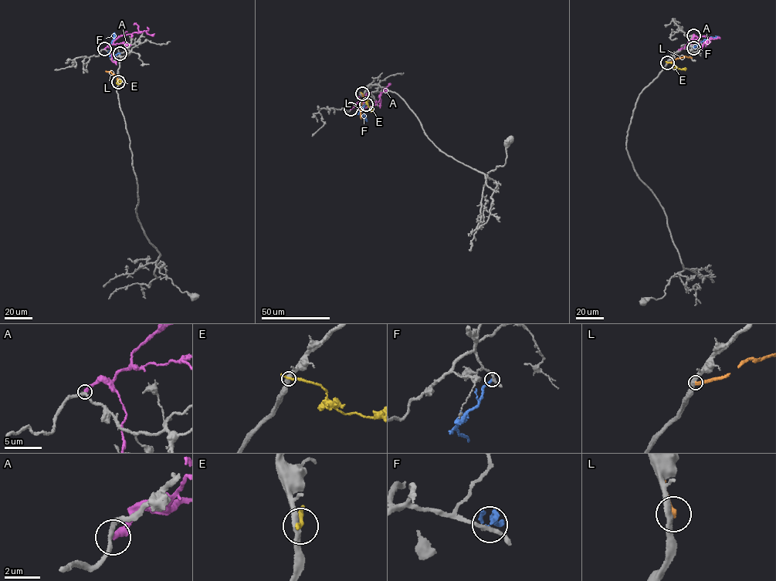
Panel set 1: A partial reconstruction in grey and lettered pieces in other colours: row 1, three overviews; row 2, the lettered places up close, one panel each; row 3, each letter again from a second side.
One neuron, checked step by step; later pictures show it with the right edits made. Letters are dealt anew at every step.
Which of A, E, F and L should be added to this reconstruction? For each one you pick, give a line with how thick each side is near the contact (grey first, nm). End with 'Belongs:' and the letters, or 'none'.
Belongs: none

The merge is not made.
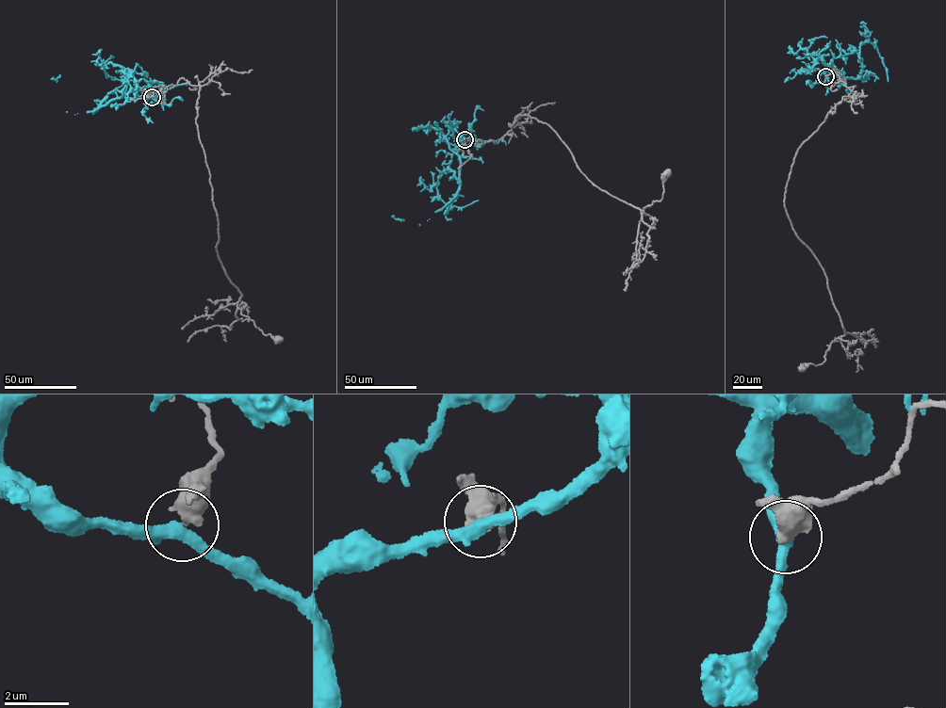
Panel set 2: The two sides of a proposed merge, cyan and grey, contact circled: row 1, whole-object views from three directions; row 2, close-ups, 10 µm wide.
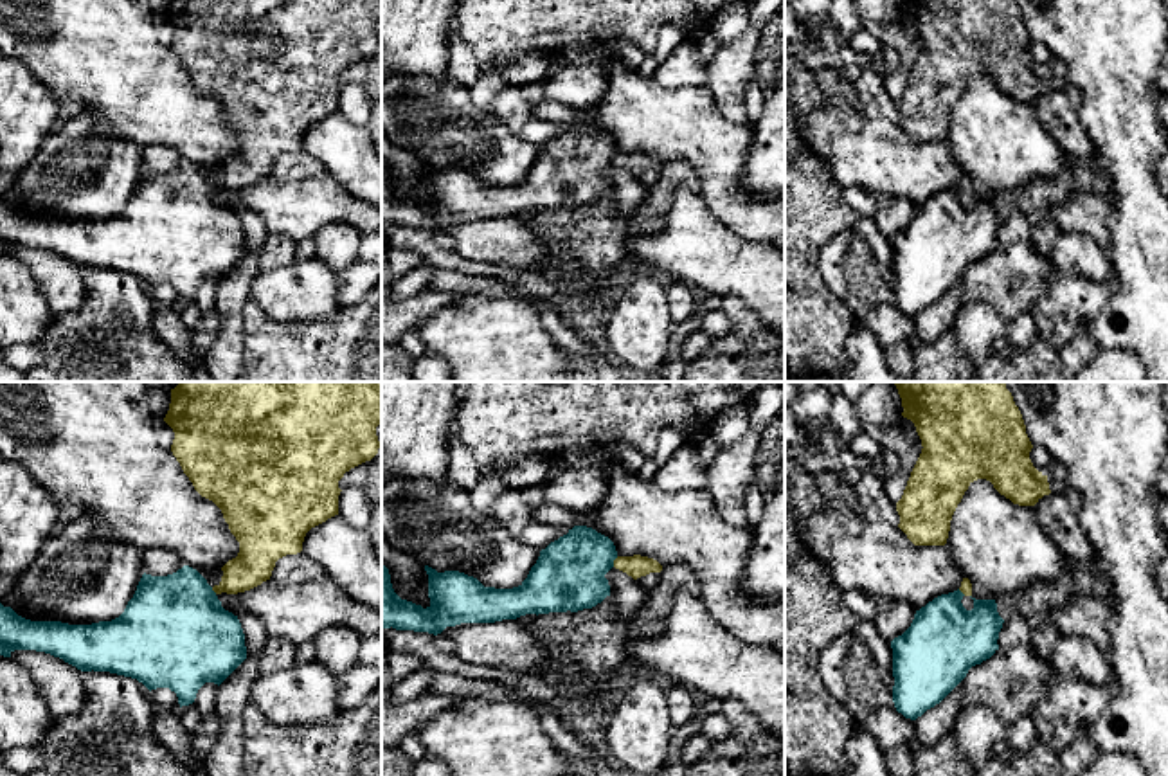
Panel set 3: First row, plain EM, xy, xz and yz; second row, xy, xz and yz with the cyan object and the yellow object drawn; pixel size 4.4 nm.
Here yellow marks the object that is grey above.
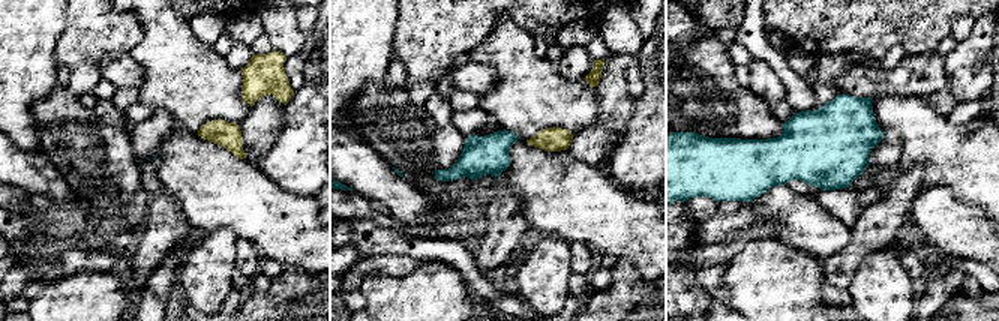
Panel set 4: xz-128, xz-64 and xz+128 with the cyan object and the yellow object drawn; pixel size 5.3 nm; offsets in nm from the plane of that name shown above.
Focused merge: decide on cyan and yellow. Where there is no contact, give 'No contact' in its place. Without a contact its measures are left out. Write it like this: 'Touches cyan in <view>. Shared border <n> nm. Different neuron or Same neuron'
Touches cyan in xz. Shared border 50 nm. Different neuron

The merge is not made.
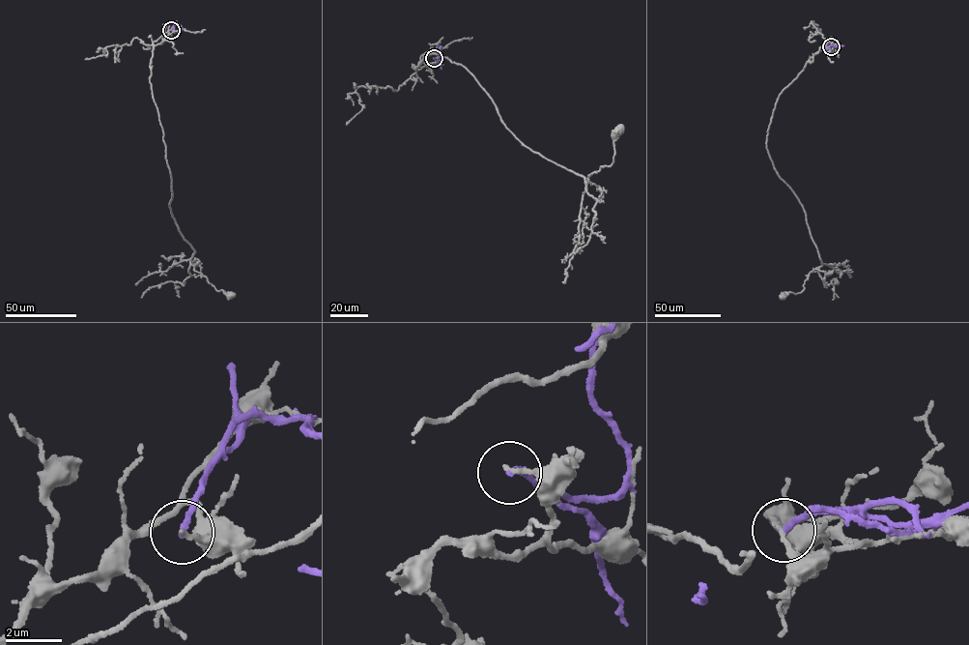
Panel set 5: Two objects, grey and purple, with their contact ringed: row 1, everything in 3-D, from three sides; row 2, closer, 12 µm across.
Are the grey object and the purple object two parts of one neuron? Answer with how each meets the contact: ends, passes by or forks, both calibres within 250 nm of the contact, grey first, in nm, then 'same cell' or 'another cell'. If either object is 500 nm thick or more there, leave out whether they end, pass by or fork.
grey ends; purple ends; calibres 180 and 200 nm; another cell

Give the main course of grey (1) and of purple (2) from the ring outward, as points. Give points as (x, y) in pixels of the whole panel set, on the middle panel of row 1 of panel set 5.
1: (434, 58), (413, 68), (428, 53), (460, 64), (515, 136), (586, 190), (612, 162), (618, 129)
2: (434, 58), (441, 58), (441, 46), (438, 50)

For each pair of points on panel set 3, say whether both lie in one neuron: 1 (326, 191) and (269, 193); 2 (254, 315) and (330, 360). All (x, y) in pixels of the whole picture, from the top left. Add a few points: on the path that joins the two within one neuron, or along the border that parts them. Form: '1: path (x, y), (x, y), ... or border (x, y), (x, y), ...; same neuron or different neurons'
1: path (312, 193), (283, 193); same neuron
2: path (272, 333), (299, 360), (312, 360); same neuron

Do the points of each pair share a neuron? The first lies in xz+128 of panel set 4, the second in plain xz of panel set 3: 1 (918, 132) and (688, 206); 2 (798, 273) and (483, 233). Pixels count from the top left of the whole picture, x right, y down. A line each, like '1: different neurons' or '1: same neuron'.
1: different neurons
2: different neurons

